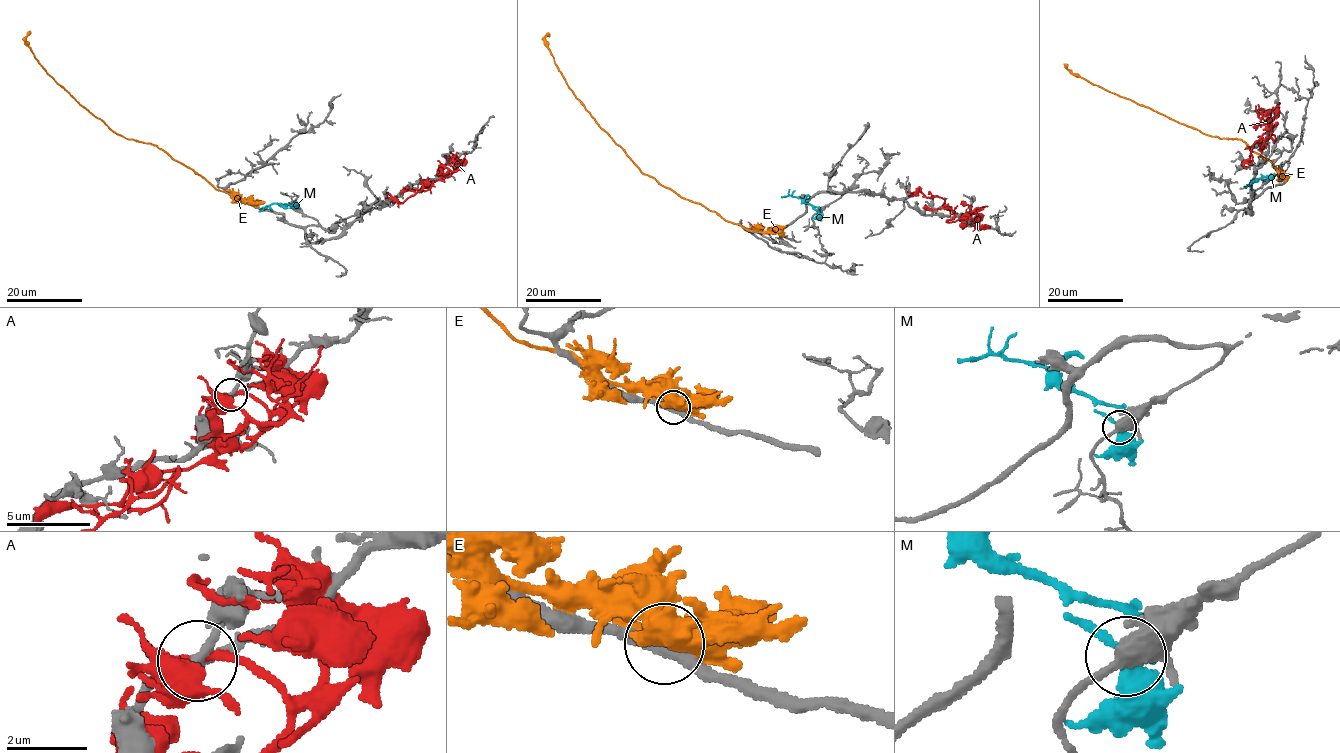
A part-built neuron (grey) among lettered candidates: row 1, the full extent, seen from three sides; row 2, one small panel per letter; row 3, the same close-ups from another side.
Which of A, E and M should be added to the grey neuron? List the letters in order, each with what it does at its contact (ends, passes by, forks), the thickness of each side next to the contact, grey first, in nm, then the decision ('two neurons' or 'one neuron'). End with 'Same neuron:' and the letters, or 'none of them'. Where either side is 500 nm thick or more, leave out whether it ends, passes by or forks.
A: it passes by; calibres 220 and 200 nm; two neurons
E: it passes by; calibres 320 and 400 nm; two neurons
M: it forks; calibres 440 and 320 nm; two neurons
Same neuron: none of them

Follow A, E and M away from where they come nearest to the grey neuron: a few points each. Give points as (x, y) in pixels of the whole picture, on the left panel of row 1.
A: (445, 165), (453, 171), (428, 182), (428, 189), (422, 184), (400, 203), (386, 193)
E: (251, 204), (214, 188), (156, 145), (122, 137), (109, 128), (48, 73), (28, 46), (25, 37), (29, 31)
M: (295, 207), (275, 203), (258, 212)

